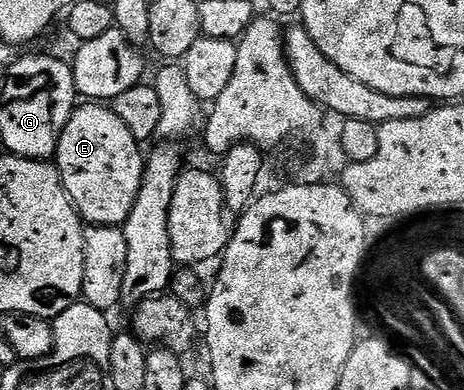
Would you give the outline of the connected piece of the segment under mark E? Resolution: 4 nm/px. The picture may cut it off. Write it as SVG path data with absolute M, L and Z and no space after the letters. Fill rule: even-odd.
M80 104L75 112L72 113L69 123L65 123L65 131L61 131L61 139L59 140L59 146L55 152L53 161L59 170L65 191L71 196L71 201L75 205L75 210L87 225L118 225L122 227L127 222L129 219L129 211L133 211L133 203L137 203L137 191L141 191L145 153L142 153L139 149L142 149L140 141L129 131L129 127L125 127L125 123L121 123L121 119L116 115L114 108L108 107L106 104Z

